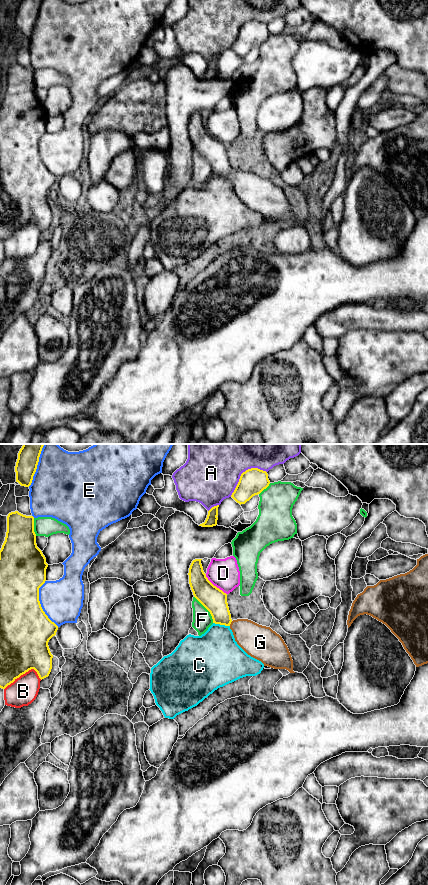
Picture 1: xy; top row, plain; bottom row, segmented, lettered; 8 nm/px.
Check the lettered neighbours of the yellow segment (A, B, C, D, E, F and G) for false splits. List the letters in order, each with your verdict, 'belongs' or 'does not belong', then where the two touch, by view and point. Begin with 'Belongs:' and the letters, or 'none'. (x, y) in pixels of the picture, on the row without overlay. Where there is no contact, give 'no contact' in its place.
Belongs: G
A: does not belong | xy (242, 25)
B: does not belong | xy (23, 225)
C: does not belong | xy (221, 176)
D: does not belong | xy (215, 138)
E: does not belong | xy (40, 156)
F: does not belong | xy (206, 160)
G: belongs | xy (230, 175)

